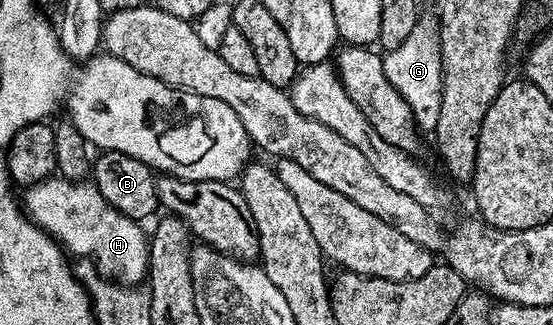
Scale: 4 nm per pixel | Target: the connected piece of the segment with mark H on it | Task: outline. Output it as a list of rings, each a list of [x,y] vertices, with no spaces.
[[[60,176],[26,187],[21,205],[31,221],[50,234],[68,255],[92,258],[108,279],[119,284],[139,284],[149,274],[149,234],[136,219],[125,216],[105,200],[94,181],[71,182]]]

